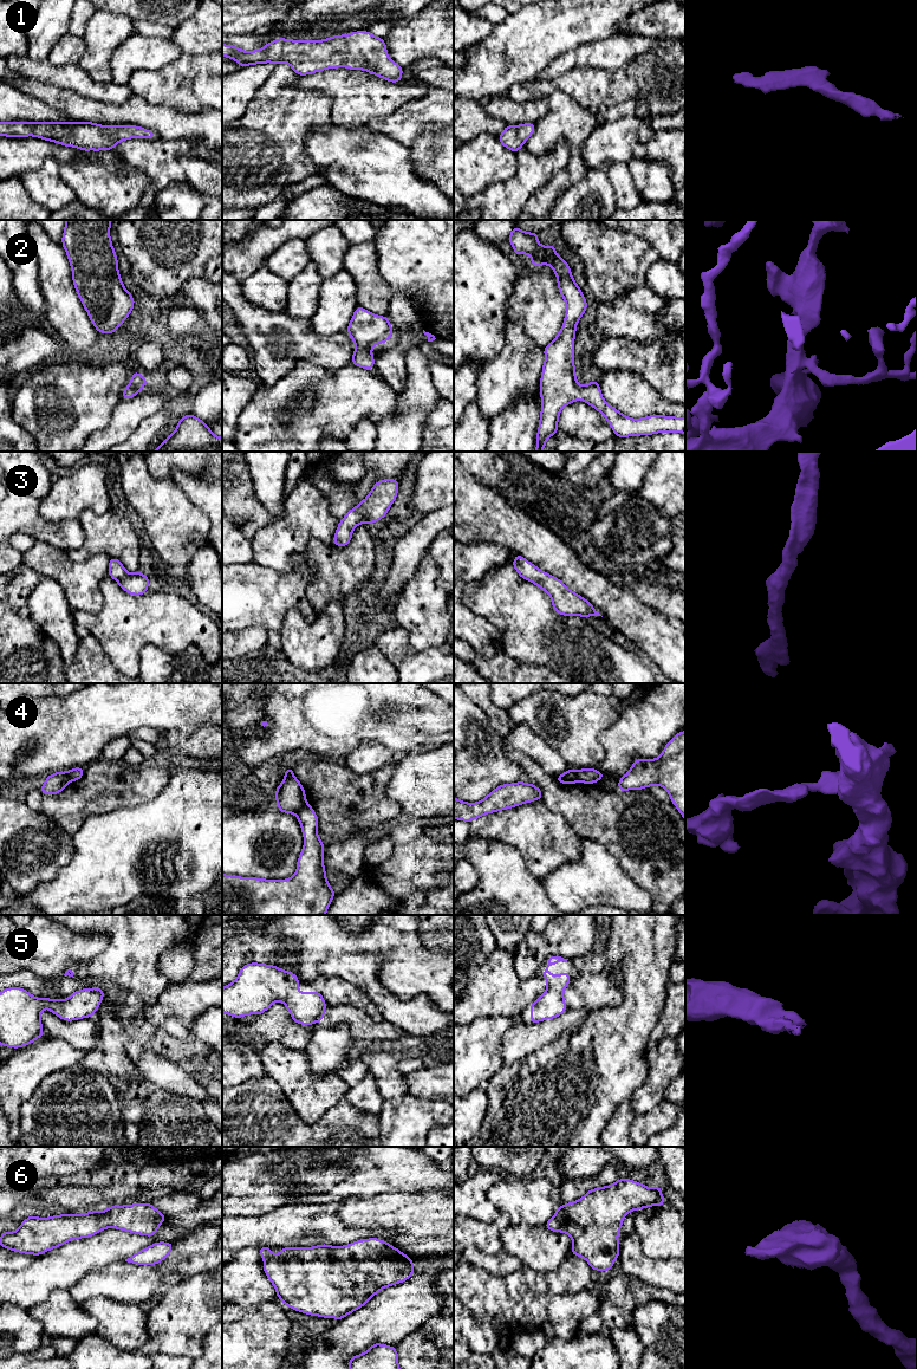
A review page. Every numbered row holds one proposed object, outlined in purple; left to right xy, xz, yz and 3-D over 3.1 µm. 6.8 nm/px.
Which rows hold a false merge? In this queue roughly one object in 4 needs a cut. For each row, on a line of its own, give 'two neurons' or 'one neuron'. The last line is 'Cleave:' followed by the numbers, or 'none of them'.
1: one neuron
2: one neuron
3: one neuron
4: two neurons
5: one neuron
6: one neuron
Cleave: 4

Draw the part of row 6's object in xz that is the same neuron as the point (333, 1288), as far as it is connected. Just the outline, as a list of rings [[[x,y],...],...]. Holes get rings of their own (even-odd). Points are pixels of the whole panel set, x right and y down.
[[[378,1238],[356,1240],[344,1246],[321,1244],[314,1247],[280,1247],[280,1254],[272,1253],[269,1246],[259,1246],[259,1248],[260,1256],[265,1260],[264,1272],[273,1284],[277,1297],[294,1311],[324,1318],[340,1321],[357,1309],[363,1308],[382,1289],[401,1284],[415,1273],[414,1261],[408,1254]]]

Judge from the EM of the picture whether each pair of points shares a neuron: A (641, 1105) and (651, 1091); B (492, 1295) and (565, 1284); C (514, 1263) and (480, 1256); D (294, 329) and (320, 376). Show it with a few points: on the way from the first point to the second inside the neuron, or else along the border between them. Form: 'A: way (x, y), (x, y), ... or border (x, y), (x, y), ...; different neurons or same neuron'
A: way (642, 1102), (648, 1095); same neuron
B: way (509, 1297), (547, 1297); same neuron
C: way (506, 1263), (488, 1263); same neuron
D: border (342, 369), (327, 371), (299, 361), (287, 372); different neurons

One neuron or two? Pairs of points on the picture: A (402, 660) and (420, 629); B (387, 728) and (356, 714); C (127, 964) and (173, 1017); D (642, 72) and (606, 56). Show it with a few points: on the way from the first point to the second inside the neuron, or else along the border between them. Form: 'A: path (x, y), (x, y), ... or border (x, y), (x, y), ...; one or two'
A: border (400, 625), (417, 649), (440, 644); two
B: path (379, 725), (363, 714); one
C: border (170, 984), (143, 1010), (143, 1018), (153, 1026); two
D: border (650, 50), (638, 54), (615, 71), (599, 69); two

